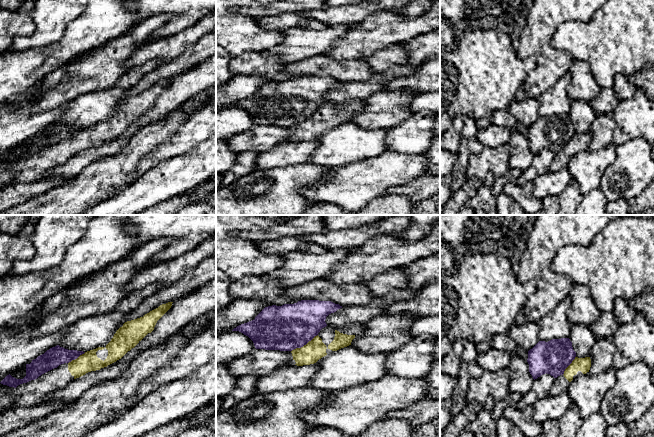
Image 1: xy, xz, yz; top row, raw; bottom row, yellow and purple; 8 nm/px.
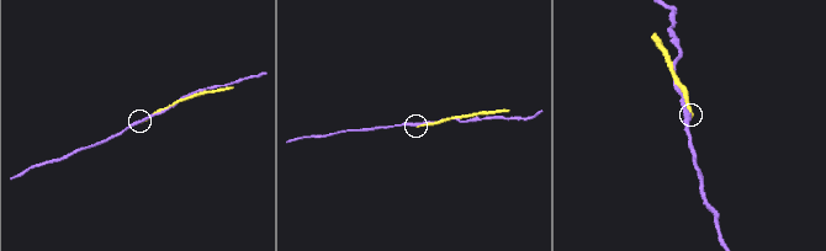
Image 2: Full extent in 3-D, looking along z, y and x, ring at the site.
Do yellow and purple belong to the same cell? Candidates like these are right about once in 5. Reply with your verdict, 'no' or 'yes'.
no

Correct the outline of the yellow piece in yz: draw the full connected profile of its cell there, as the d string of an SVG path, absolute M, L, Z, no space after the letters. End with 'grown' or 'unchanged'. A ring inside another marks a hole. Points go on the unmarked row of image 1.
M575 133L572 139L565 145L564 150L554 154L554 160L550 166L550 171L556 172L563 167L567 167L570 158L582 150L589 149L590 143L590 133Z; grown

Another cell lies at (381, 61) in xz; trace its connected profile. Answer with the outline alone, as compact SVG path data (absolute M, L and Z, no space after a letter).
M400 44L375 52L363 60L375 74L385 72L393 65L404 66L408 64L408 52Z

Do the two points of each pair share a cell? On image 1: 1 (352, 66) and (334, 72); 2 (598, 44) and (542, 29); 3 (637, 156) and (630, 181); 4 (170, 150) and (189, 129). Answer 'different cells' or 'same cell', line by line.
1: same cell
2: different cells
3: same cell
4: same cell

